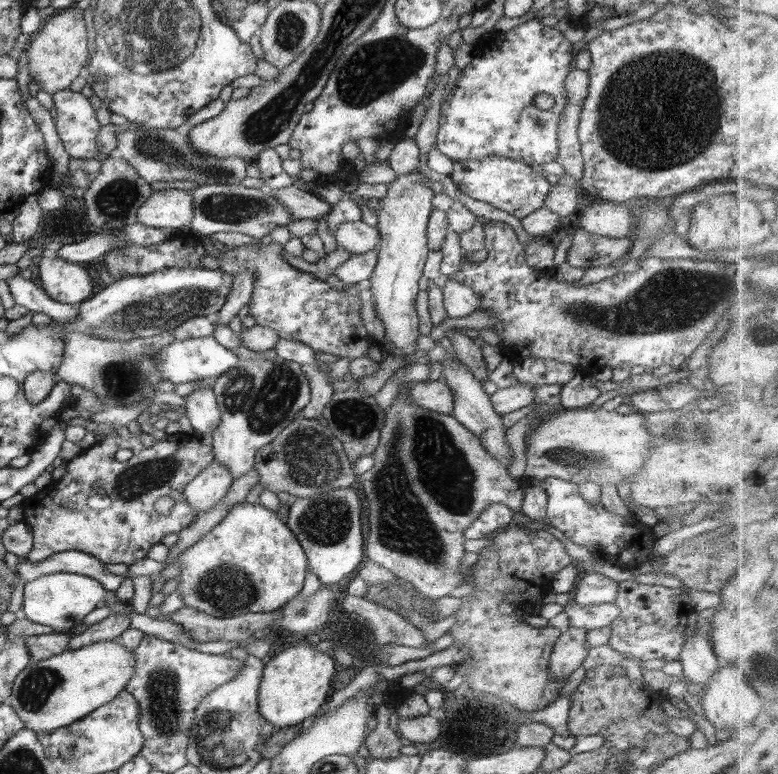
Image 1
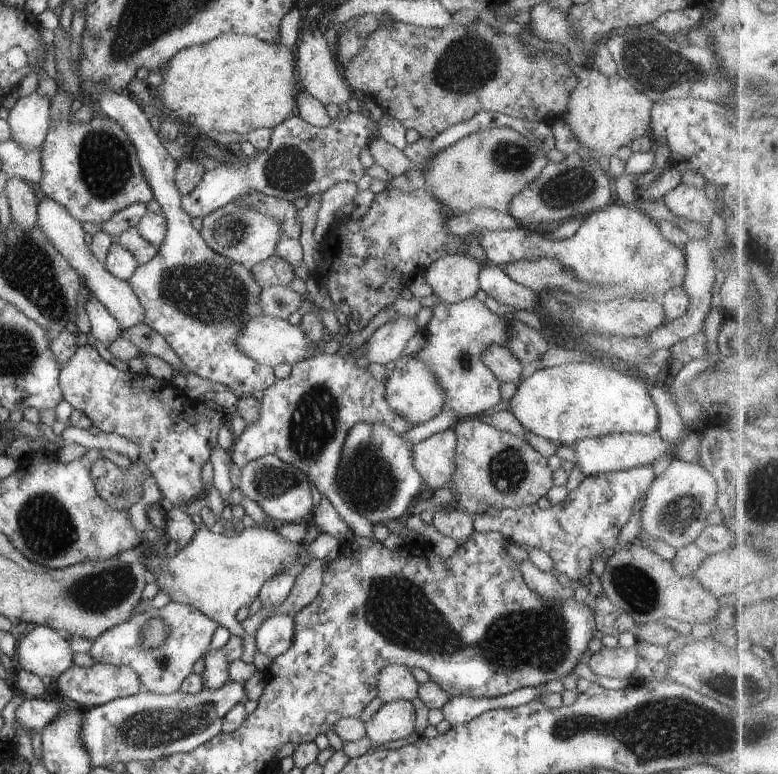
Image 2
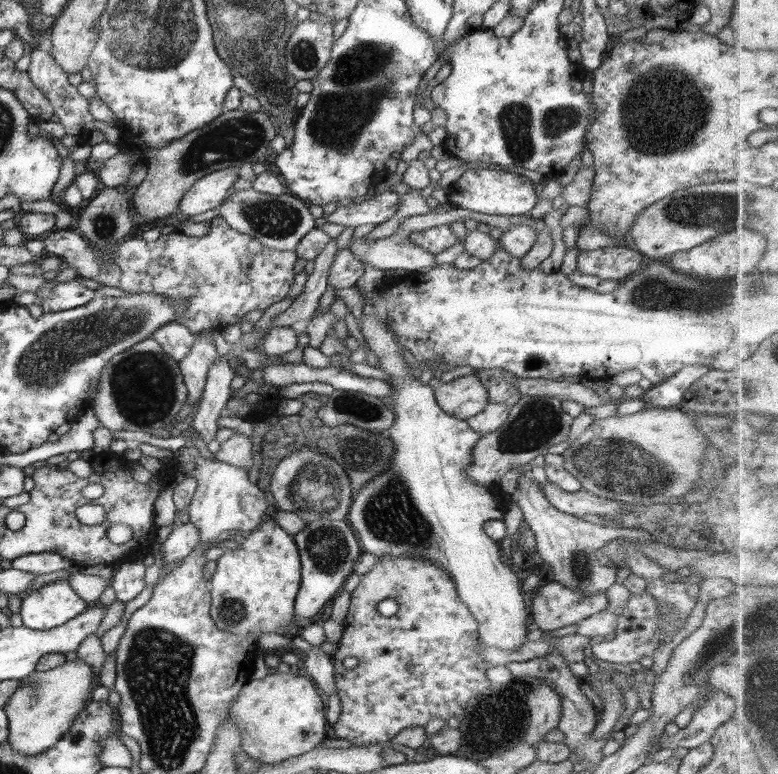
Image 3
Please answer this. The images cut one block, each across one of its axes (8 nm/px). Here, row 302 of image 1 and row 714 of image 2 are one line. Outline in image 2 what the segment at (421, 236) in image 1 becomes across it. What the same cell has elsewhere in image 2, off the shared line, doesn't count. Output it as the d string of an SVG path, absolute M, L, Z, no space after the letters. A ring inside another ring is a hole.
M396 700L385 703L380 710L365 723L366 737L373 741L373 747L399 745L415 737L416 710L411 701Z

